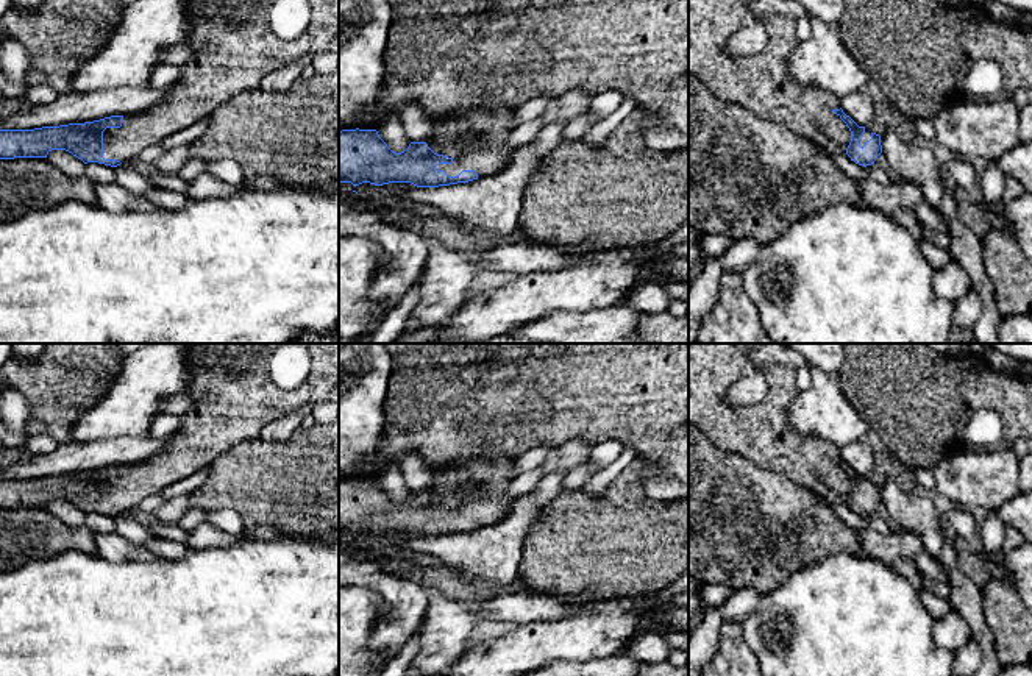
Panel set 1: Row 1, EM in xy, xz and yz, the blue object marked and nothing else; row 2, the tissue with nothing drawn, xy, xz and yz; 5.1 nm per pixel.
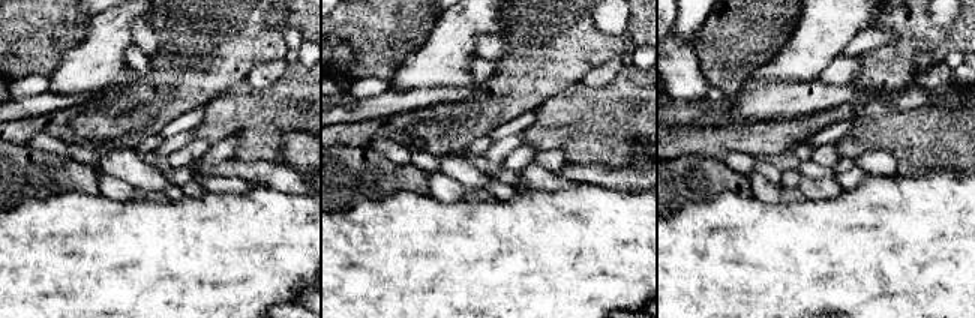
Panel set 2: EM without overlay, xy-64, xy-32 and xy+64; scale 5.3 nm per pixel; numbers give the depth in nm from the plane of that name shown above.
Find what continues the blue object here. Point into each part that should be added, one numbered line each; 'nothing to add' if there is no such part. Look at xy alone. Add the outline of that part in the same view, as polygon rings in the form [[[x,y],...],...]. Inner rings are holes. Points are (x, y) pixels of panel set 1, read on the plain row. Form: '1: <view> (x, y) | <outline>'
1: xy (233, 395) | [[[186,343],[192,407],[180,415],[181,425],[165,439],[161,453],[139,464],[123,465],[120,478],[103,481],[103,507],[126,514],[147,496],[208,468],[219,456],[248,440],[259,439],[262,428],[304,404],[339,404],[339,343],[301,343],[311,354],[306,381],[294,389],[278,387],[269,373],[269,358],[283,343]]]

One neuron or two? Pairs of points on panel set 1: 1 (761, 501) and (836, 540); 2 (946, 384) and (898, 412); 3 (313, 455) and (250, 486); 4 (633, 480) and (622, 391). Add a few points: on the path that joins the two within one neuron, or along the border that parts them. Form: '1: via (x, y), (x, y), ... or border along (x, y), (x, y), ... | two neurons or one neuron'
1: via (779, 520), (789, 526), (800, 526), (817, 533) | one neuron
2: via (934, 397), (911, 400) | one neuron
3: via (297, 470), (284, 483), (266, 483) | one neuron
4: border along (637, 458), (654, 469), (644, 483), (647, 495) | two neurons

